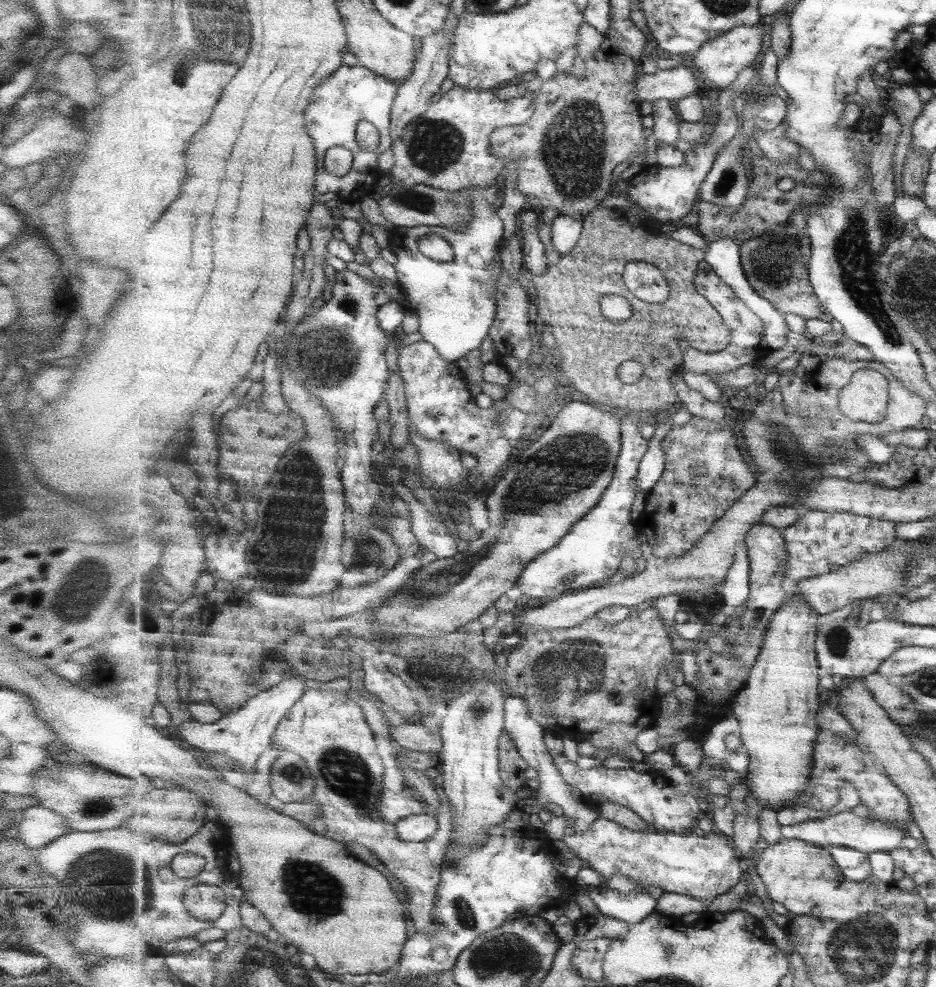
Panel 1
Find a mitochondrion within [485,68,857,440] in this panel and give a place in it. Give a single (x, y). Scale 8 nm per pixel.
(571, 150)

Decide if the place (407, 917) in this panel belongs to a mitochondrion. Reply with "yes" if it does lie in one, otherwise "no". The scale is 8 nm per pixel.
no

